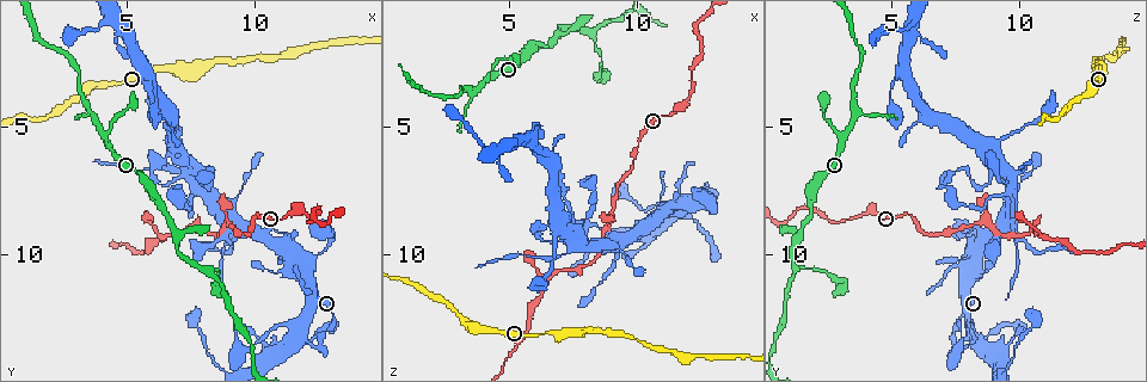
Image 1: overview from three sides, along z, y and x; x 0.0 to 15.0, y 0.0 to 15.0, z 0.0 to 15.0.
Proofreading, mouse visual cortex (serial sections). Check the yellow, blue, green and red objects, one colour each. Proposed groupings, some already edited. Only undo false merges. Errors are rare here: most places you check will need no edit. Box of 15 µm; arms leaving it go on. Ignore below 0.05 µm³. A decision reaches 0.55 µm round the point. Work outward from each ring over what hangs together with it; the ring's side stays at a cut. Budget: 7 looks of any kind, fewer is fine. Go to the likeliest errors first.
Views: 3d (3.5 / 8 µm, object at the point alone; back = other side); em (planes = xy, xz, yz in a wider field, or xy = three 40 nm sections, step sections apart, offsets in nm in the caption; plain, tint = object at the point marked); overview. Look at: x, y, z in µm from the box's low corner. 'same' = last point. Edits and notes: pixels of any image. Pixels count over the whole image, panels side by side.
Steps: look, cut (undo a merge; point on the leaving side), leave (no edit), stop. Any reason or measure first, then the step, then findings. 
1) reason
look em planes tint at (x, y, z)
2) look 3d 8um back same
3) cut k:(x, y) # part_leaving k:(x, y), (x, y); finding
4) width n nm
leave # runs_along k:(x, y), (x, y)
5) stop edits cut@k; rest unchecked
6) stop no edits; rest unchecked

looks like a crossing
look 3d 3.5um at (7.5, 6.7, 9.3)

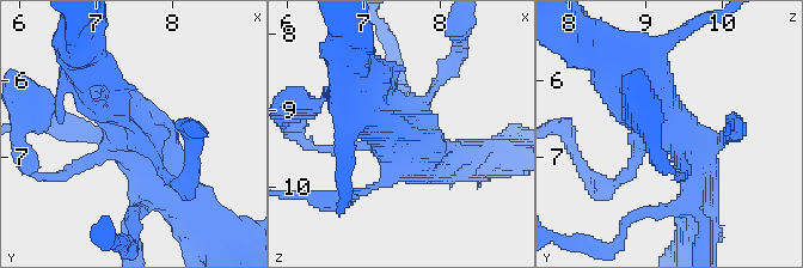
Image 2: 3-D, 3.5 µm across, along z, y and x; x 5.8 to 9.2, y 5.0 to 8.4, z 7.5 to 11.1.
look em xy step 2 tint at (7.60, 6.65, 9.20)

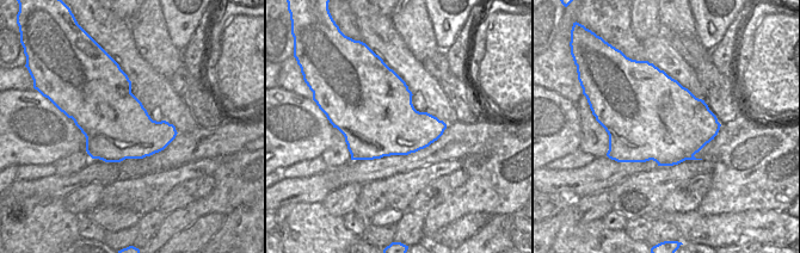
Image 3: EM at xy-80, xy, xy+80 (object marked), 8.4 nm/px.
leave # runs_along 2:(175, 195), (90, 74); all the same cell

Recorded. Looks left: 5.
arms part here
look 3d 3.5um at (6.3, 9.3, 11.0)

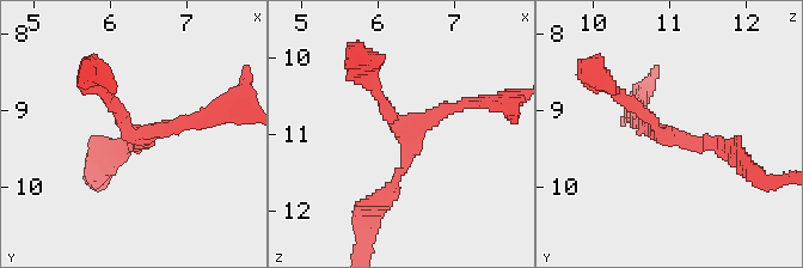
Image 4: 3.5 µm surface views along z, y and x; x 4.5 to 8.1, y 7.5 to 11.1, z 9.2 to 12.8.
arms 3; arm_widths 150, 150, 200 nm
look em planes tint at (6.45, 9.25, 10.95)

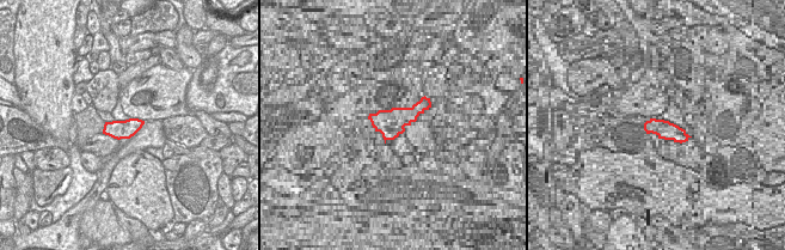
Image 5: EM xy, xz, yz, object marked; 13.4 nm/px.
leave # runs_along 4:(479, 102), (409, 132), (384, 200); all the same cell

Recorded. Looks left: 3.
a narrow waist
look 3d 3.5um at (4.9, 9.6, 14.4)

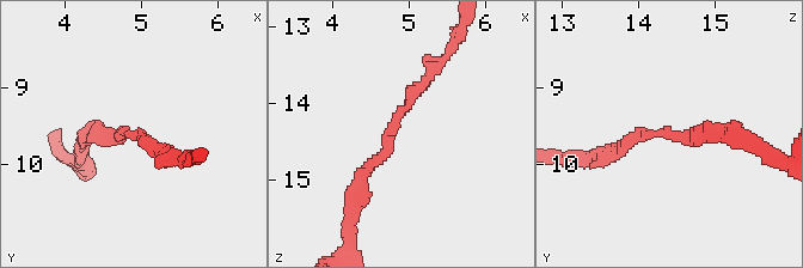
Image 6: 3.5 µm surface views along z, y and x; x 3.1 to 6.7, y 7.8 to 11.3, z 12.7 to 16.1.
arm_widths 200, 200 nm; shape alone is not enough
look em xy step 2 tint at (4.85, 9.60, 14.30)

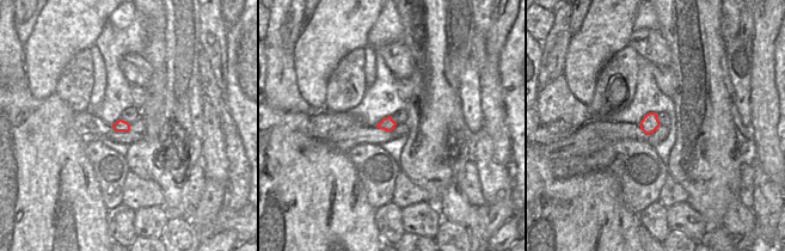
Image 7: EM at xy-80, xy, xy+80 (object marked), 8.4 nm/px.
leave # one cell here

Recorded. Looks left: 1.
stop no edits; rest unchecked

